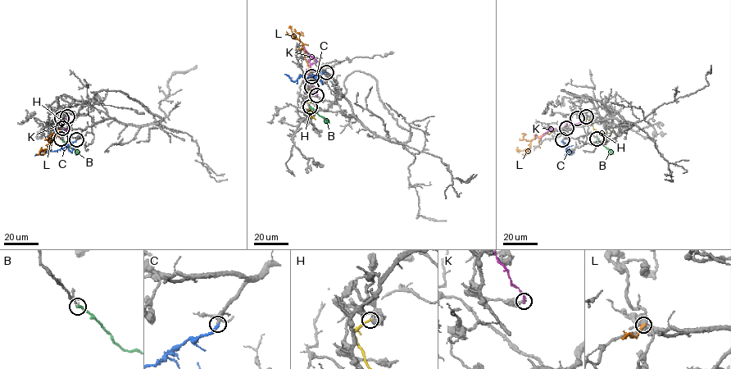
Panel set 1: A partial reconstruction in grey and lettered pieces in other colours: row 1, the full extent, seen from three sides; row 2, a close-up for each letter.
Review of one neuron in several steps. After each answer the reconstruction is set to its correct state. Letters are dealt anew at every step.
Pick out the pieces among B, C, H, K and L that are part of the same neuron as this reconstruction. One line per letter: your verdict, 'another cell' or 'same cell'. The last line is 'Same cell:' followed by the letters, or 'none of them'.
B: another cell
C: same cell
H: another cell
K: another cell
L: another cell
Same cell: C

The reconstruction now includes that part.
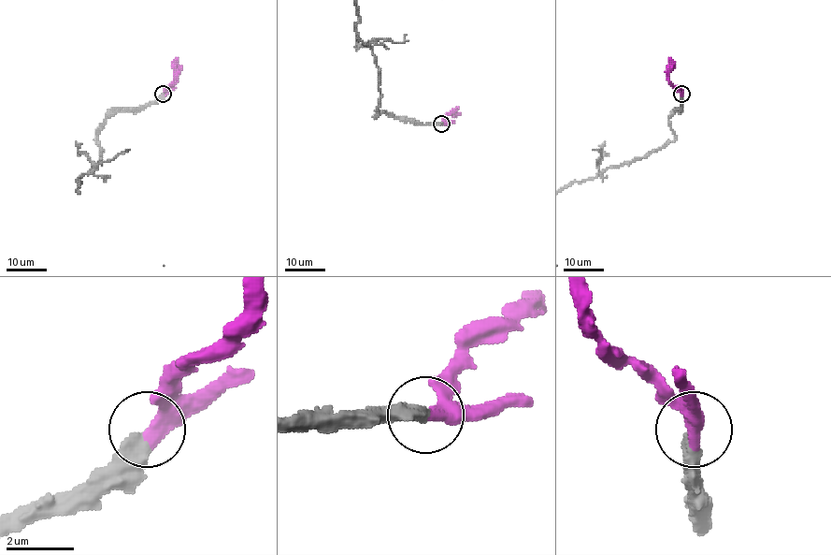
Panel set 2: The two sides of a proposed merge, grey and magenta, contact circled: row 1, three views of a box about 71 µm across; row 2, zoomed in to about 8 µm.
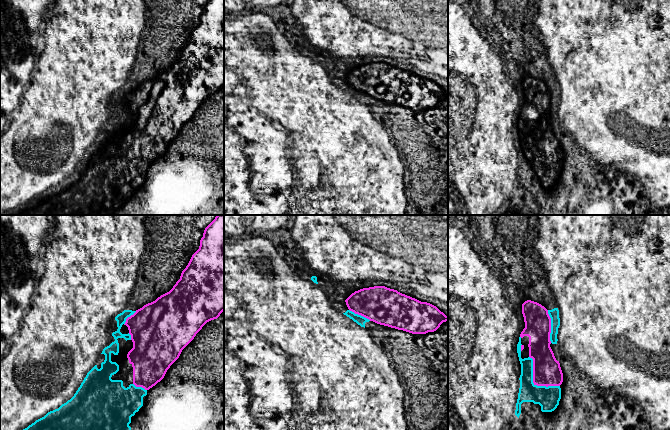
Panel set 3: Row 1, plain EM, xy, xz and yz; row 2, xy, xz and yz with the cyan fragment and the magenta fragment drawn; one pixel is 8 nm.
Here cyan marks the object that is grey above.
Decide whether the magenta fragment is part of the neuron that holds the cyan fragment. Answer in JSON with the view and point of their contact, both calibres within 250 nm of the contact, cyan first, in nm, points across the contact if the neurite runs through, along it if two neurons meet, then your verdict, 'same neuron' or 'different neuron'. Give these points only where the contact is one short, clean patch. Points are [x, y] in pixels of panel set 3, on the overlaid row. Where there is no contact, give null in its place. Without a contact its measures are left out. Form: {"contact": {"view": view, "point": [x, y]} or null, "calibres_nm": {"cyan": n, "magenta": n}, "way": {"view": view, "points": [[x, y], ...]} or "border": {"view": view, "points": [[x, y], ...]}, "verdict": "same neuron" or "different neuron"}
{"contact": {"view": "yz", "point": [532, 382]}, "calibres_nm": {"cyan": 180, "magenta": 220}, "verdict": "same neuron"}

